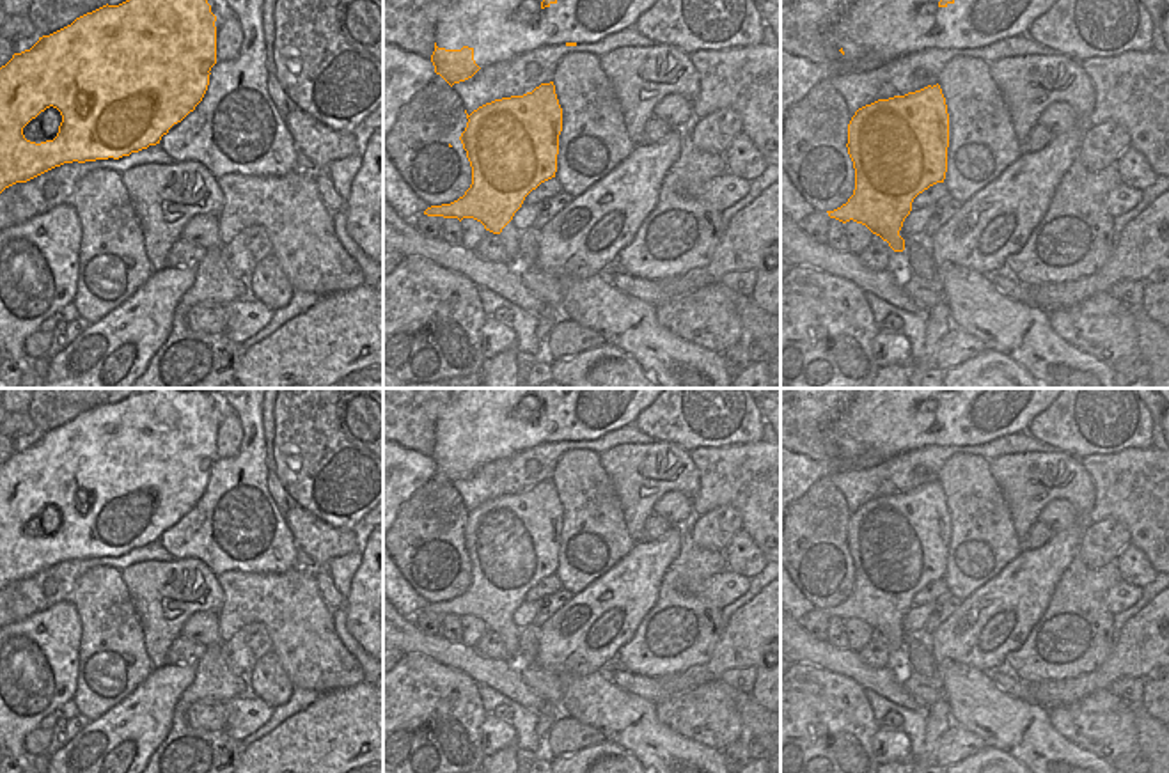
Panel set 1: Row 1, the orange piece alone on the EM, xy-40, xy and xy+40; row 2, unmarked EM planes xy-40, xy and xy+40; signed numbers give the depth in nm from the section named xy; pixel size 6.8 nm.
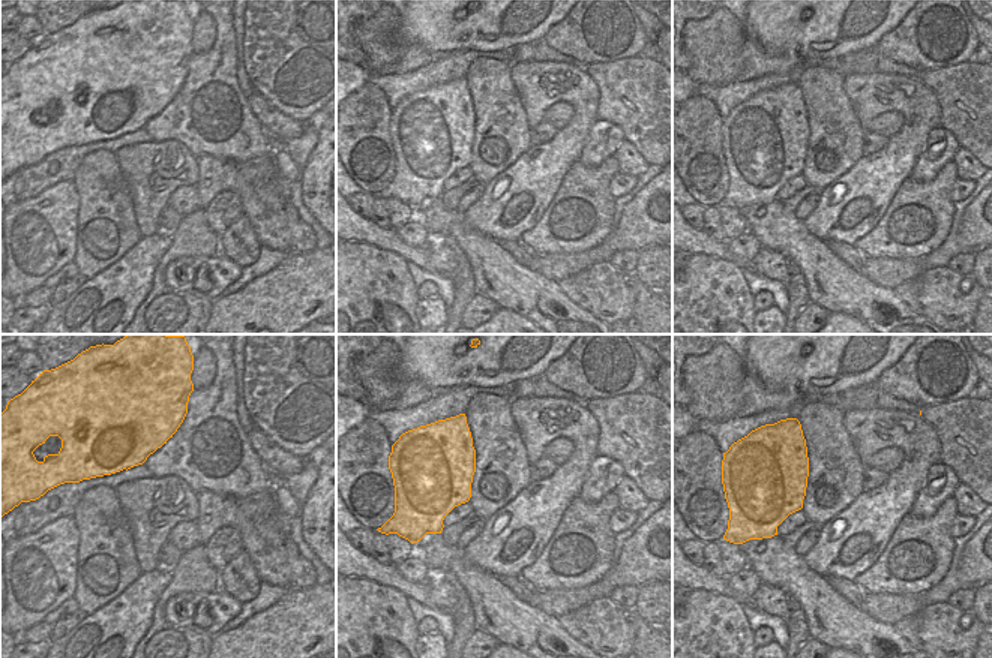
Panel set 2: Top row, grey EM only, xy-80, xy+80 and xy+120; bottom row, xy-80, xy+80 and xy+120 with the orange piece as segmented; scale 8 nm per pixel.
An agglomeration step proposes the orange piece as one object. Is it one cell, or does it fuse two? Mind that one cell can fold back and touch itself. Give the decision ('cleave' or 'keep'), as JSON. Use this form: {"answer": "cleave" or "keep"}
{"answer": "cleave"}

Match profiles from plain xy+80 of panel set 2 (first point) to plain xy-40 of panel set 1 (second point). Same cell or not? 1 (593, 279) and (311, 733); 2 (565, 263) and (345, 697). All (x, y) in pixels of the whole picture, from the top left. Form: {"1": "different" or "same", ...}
{"1": "same", "2": "different"}

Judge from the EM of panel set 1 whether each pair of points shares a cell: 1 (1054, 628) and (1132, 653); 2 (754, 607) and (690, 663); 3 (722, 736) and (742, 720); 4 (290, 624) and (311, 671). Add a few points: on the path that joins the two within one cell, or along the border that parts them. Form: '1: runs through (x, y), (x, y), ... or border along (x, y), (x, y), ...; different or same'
1: border along (1104, 600), (1086, 612), (1088, 669), (1072, 678); different
2: border along (761, 616), (756, 616), (742, 633); different
3: runs through (728, 734), (737, 726); same
4: runs through (300, 635), (311, 653), (311, 660); same

